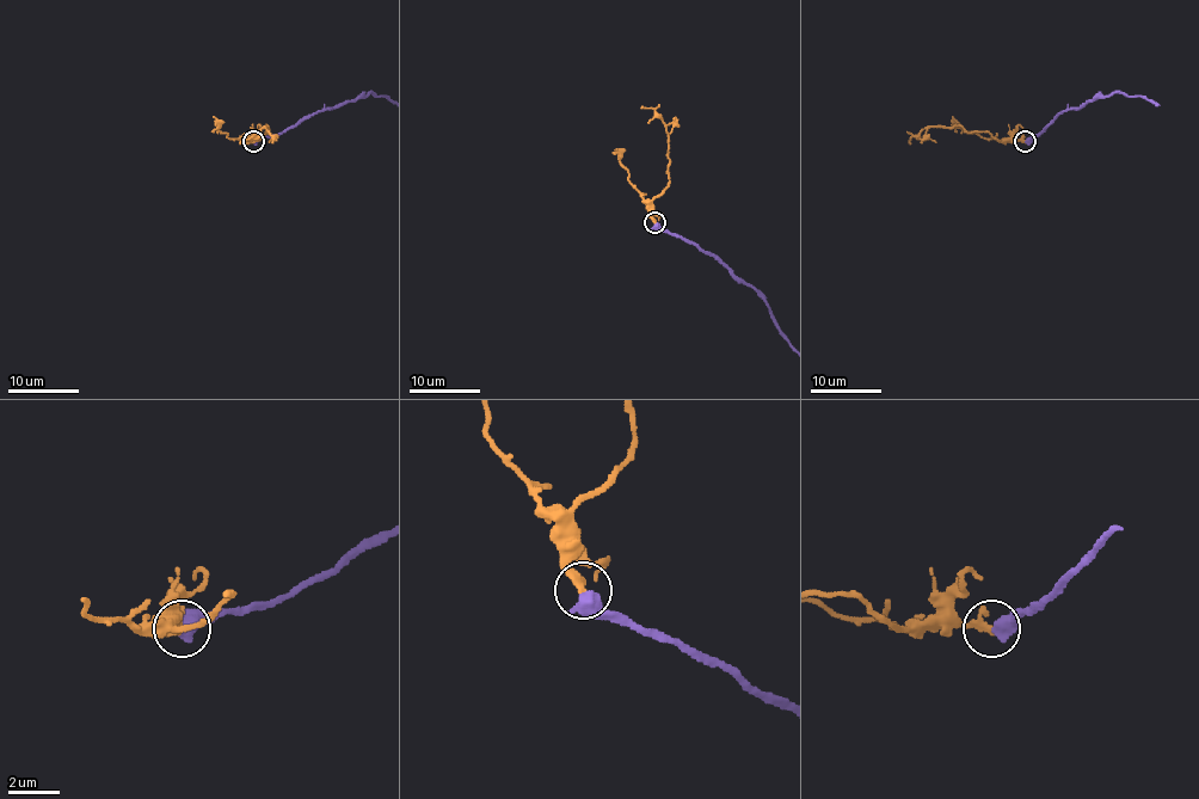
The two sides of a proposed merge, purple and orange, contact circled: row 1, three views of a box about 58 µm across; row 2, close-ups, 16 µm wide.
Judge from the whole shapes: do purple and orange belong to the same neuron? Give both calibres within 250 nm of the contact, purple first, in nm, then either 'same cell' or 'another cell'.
calibres 650 and 300 nm; same cell

